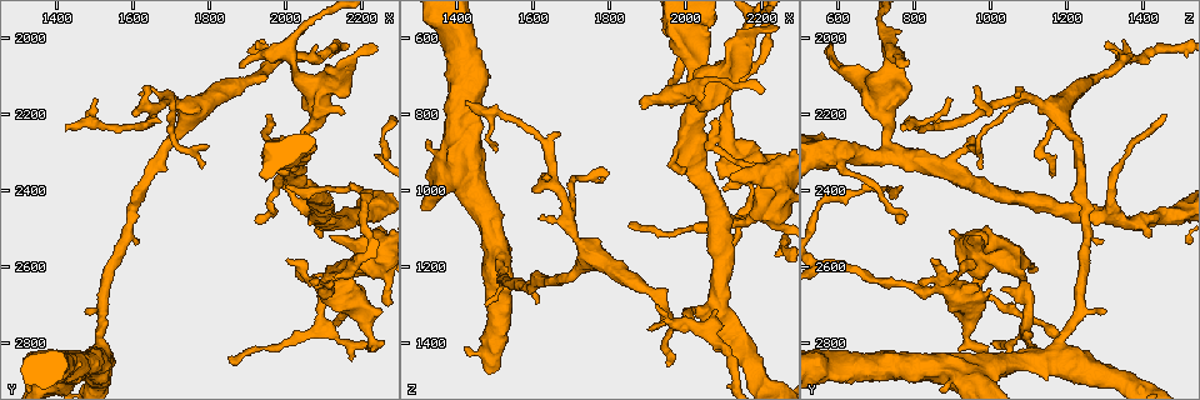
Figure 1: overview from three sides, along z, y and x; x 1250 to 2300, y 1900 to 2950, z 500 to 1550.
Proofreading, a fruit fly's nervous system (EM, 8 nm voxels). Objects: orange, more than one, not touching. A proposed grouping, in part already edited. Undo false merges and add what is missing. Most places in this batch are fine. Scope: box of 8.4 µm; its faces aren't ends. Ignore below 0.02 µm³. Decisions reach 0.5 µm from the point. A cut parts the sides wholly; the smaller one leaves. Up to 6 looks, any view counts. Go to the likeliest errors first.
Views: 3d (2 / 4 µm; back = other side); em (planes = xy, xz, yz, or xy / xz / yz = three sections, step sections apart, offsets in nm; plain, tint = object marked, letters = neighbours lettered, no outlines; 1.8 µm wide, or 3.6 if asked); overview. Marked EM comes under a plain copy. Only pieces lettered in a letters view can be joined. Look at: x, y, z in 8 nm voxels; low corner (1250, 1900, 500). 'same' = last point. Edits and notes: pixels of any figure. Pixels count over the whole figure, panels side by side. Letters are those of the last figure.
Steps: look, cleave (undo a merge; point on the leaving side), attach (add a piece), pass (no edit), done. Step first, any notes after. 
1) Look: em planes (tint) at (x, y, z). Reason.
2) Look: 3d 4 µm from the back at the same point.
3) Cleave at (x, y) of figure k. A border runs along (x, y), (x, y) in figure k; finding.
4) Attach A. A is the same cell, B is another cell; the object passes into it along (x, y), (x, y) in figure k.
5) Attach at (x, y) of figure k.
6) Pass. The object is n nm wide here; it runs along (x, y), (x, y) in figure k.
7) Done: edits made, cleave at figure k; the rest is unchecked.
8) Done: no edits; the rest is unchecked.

Look: em planes (letters) at (1990, 2250, 950). Free end.

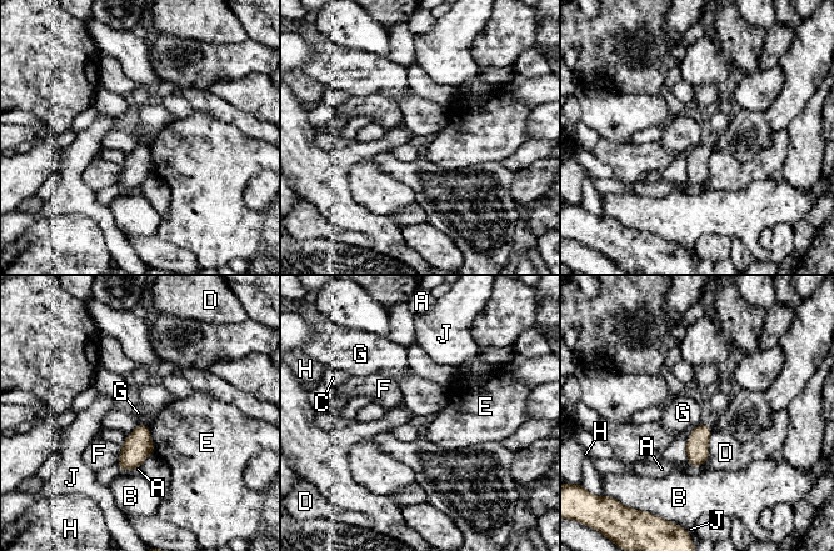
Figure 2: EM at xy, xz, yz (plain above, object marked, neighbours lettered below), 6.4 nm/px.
Pass. A, B, C, D, E, F, G, H and J are other cells; no lettered piece goes on from it.

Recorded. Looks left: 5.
Look: 3d 2 µm at (1960, 2200, 1470). End of a long branch.

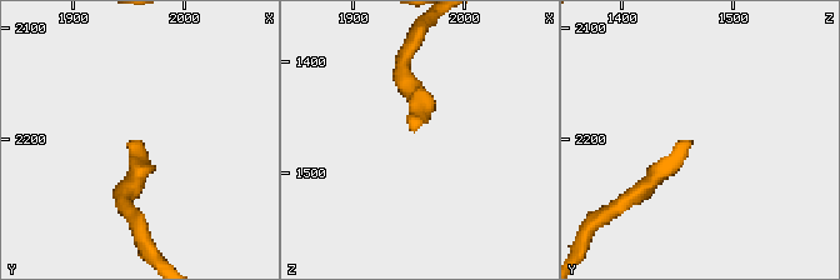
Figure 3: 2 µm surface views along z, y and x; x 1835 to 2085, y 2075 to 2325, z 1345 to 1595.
Look: em xz step 8 (tint) at (1956, 2204, 1464).

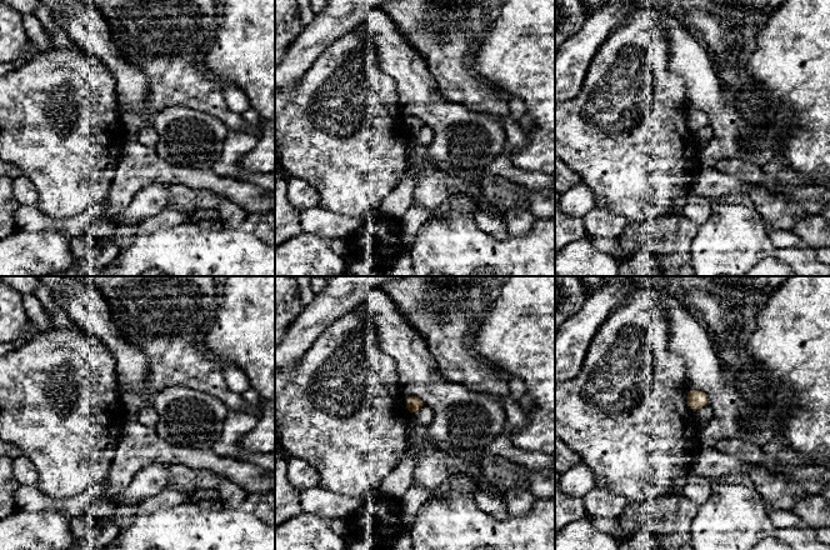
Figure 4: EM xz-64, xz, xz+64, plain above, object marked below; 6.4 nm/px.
Look: em planes (letters) at the same point.

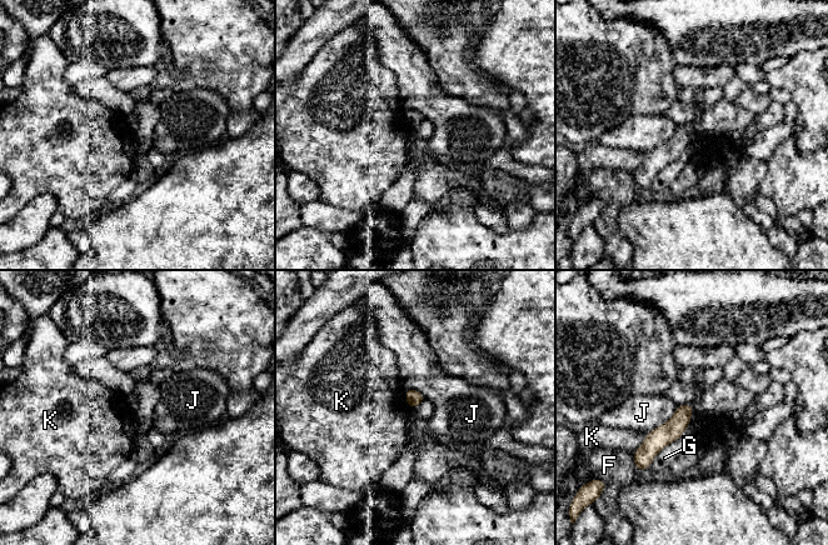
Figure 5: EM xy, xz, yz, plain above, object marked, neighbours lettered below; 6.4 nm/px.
Pass. The longest contact is with G, 300 nm; F, G, J and K are other cells; a border runs along (647, 433), (643, 443), (633, 453) in figure 5; none of them fits.

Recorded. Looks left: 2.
Look: em planes (letters) at (2120, 2515, 965). Branch stops here.

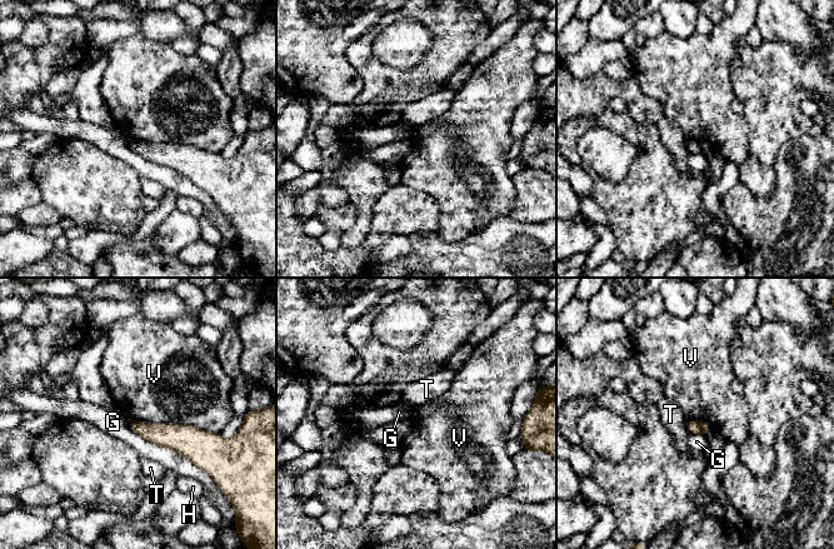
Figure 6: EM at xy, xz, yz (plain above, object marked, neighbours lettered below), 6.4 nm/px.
Pass. G, H, T and V are other cells; a border runs along (133, 419), (185, 423), (219, 433) in figure 6; no lettered piece goes on from it.

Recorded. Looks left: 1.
Done: no edits; the rest is unchecked.

